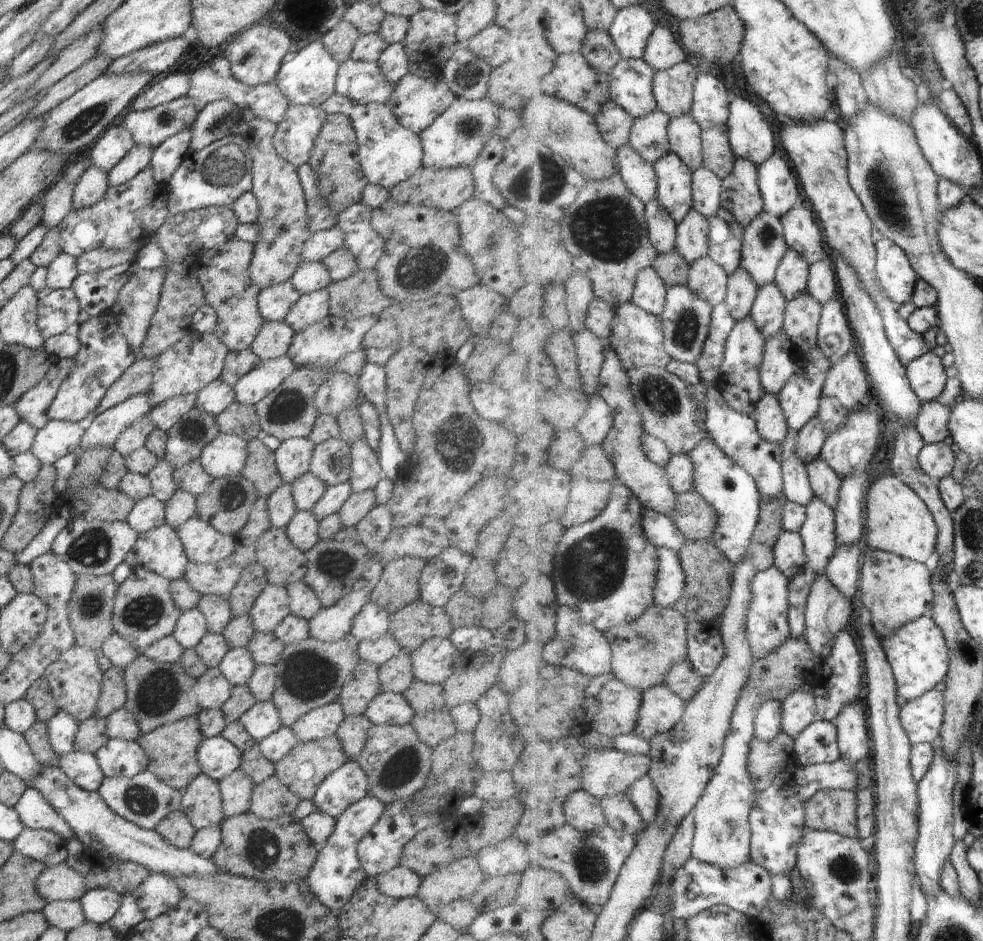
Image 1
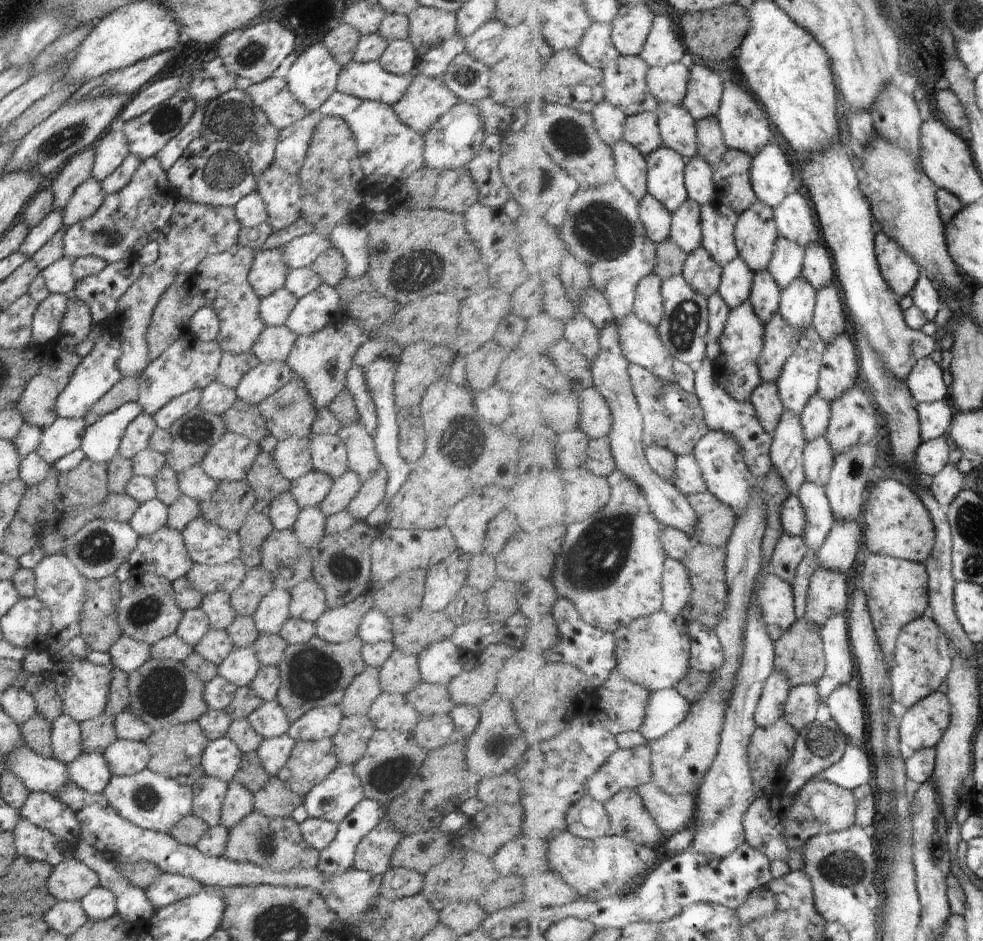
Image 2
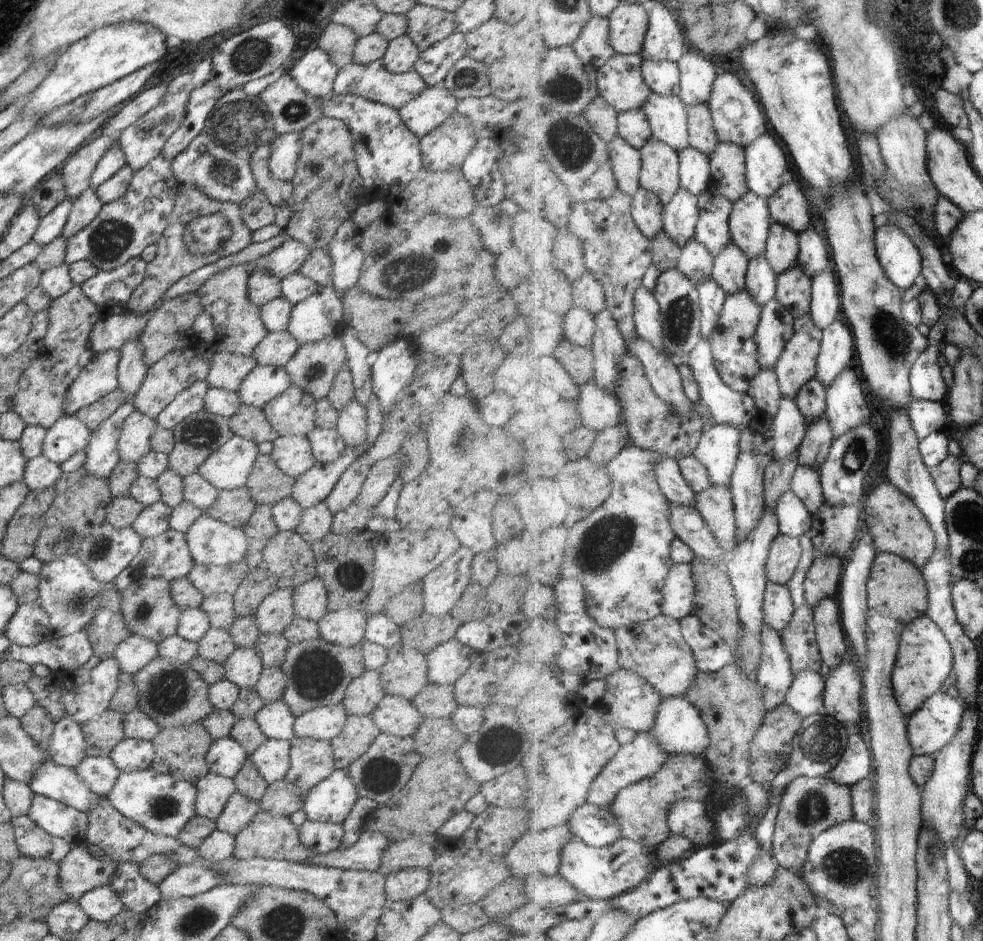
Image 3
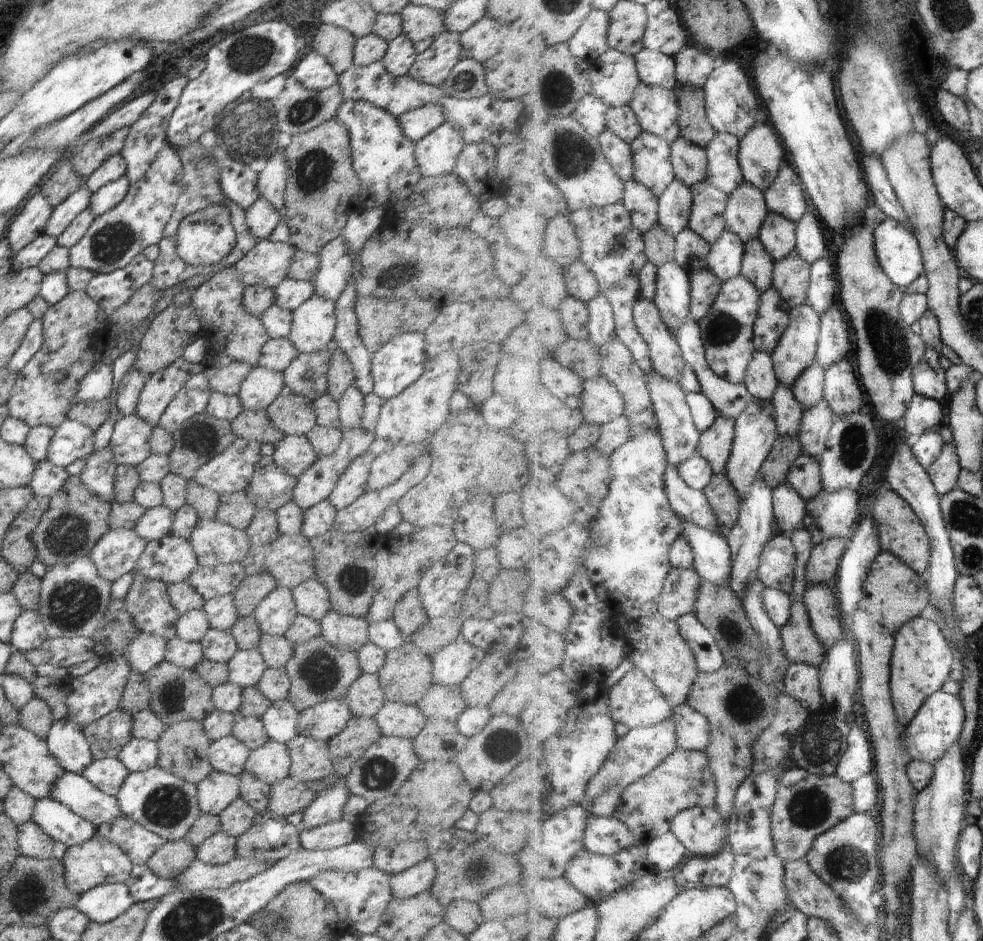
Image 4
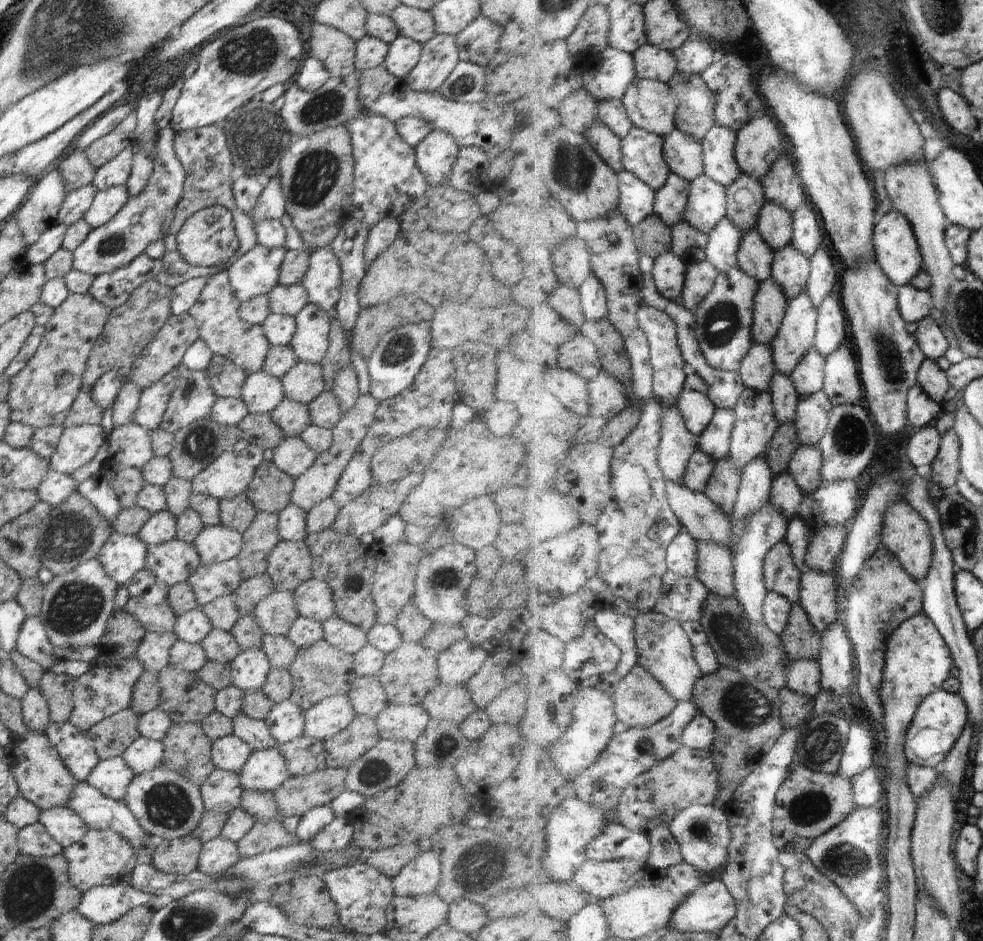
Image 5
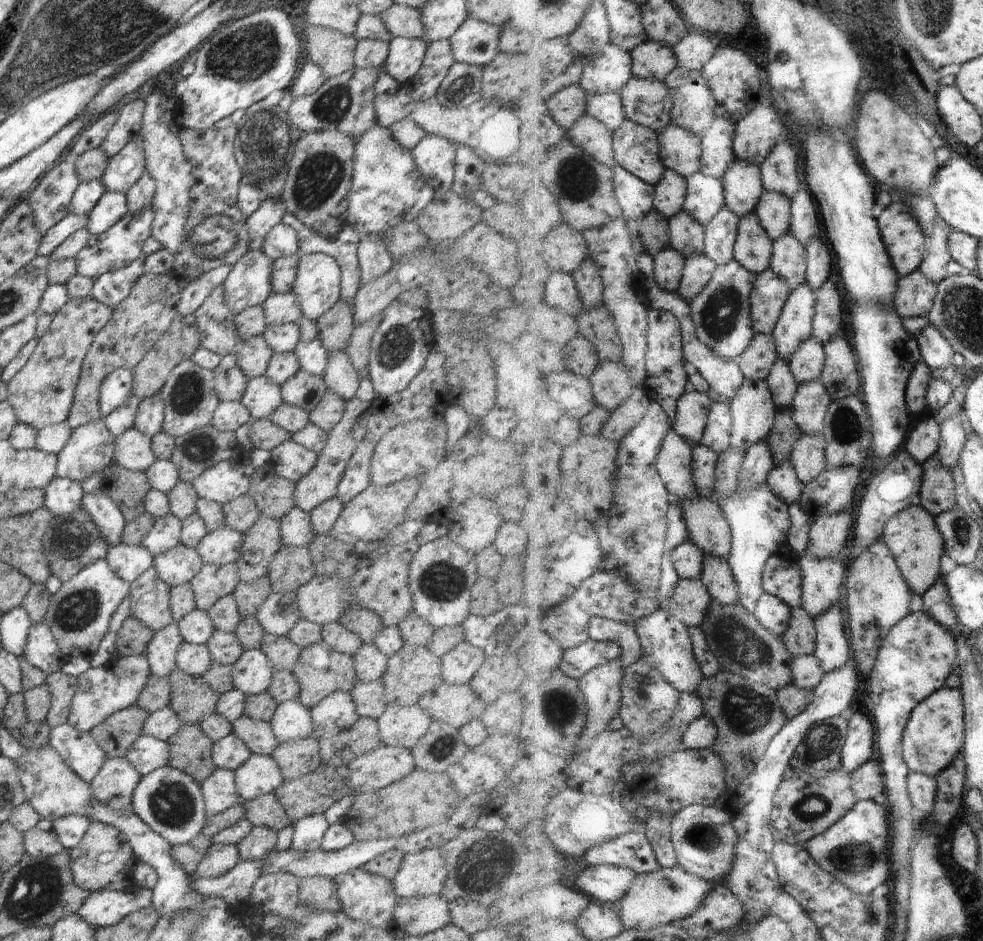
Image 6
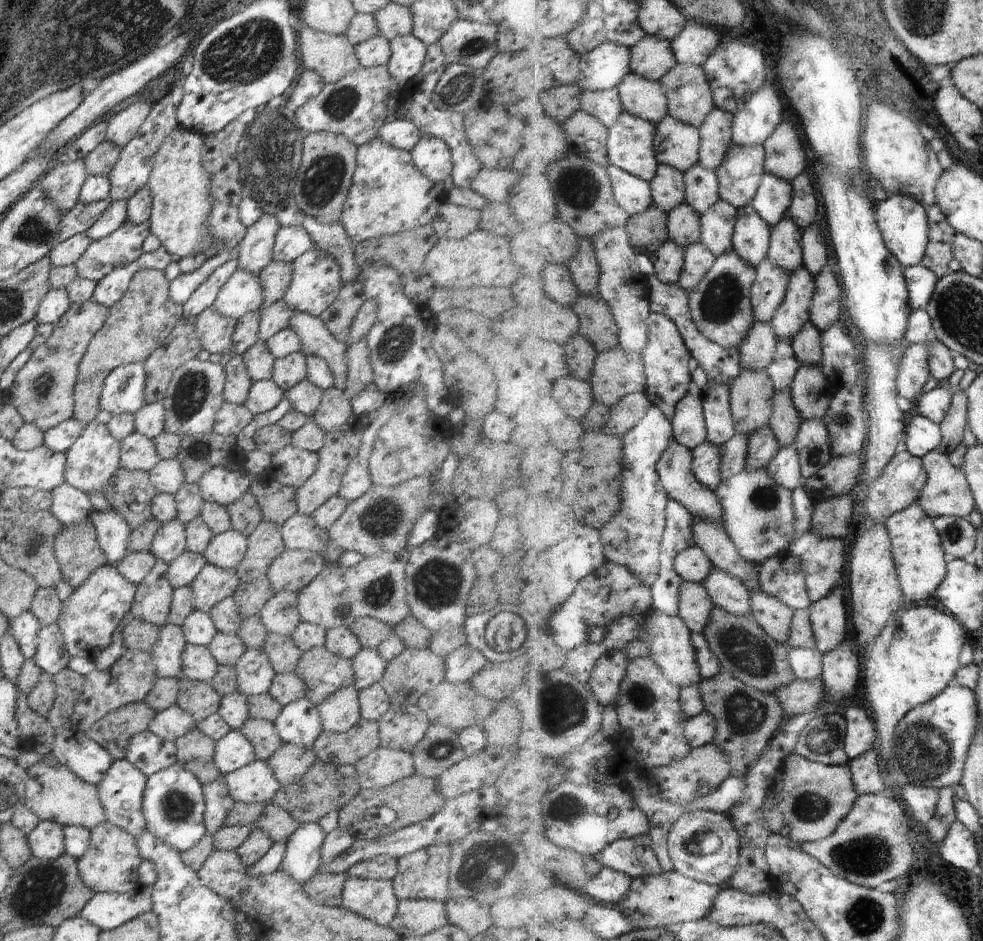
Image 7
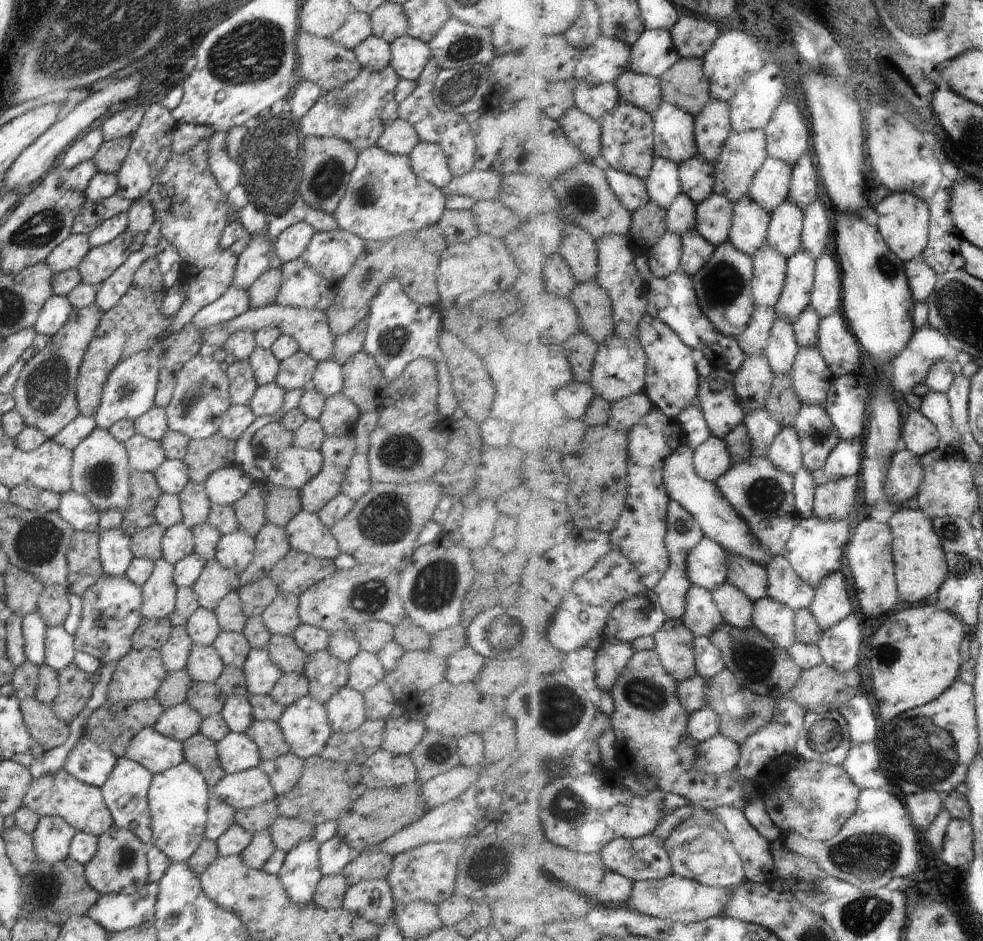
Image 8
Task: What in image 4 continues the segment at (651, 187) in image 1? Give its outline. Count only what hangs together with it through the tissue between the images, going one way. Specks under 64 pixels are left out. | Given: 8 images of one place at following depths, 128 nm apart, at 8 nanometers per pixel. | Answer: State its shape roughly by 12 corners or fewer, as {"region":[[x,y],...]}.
{"region":[[612,130],[599,136],[607,157],[628,184],[635,178],[634,149]]}

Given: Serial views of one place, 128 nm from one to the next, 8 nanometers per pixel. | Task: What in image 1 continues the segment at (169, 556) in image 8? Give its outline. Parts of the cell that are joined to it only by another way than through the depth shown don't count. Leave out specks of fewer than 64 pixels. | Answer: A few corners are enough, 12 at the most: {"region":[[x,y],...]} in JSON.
{"region":[[154,495],[135,502],[125,520],[137,533],[165,523]]}

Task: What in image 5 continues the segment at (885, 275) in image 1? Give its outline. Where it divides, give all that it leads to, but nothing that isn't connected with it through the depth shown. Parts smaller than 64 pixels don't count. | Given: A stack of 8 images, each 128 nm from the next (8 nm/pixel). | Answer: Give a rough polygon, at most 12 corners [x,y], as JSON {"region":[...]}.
{"region":[[898,210],[876,228],[878,262],[897,285],[925,262],[910,220]]}

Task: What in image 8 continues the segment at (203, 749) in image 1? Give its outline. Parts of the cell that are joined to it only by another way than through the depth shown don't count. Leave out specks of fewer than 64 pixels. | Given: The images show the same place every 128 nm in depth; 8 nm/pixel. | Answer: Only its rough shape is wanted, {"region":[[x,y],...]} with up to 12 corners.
{"region":[[230,732],[216,744],[227,774],[261,764],[256,744]]}

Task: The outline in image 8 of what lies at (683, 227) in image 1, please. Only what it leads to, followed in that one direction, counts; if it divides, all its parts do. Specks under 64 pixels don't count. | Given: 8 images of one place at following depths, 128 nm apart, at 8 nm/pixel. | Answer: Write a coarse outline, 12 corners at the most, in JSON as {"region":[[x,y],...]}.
{"region":[[656,157],[646,179],[651,201],[670,209],[684,193],[680,166]]}

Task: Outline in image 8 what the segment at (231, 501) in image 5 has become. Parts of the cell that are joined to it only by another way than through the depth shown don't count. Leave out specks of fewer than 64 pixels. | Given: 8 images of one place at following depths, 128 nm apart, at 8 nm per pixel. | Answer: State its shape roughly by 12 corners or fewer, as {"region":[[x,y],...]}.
{"region":[[254,482],[233,505],[240,529],[252,537],[267,524],[266,502]]}

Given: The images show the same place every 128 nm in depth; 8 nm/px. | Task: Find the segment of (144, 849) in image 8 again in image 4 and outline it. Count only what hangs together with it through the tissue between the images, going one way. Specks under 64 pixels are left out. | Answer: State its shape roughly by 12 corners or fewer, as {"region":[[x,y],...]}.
{"region":[[102,836],[68,847],[66,887],[126,883],[130,858]]}

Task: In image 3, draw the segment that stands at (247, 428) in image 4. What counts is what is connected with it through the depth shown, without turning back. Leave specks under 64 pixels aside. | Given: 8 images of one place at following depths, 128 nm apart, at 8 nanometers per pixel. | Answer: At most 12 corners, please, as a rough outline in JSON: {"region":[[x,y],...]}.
{"region":[[241,405],[228,418],[233,435],[257,445],[278,432],[262,409]]}

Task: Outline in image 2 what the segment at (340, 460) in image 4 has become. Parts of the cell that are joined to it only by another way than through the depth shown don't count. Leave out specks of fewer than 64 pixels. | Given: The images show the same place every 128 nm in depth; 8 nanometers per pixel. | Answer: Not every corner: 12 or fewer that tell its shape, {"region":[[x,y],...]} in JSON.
{"region":[[312,470],[289,491],[301,509],[318,507],[333,482]]}

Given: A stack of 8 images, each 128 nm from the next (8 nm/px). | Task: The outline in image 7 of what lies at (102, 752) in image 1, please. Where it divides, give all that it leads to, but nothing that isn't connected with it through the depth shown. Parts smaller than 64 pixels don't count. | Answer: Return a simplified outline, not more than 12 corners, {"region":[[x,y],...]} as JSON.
{"region":[[147,729],[125,760],[150,777],[177,763],[176,744]]}

